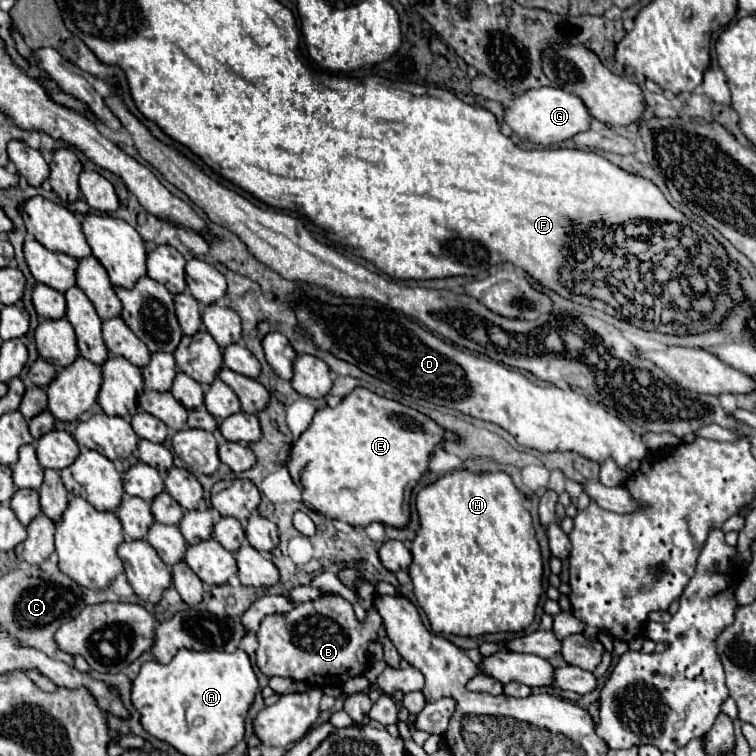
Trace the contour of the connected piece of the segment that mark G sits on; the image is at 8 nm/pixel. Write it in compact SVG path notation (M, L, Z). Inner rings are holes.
M554 87L528 89L526 93L512 99L508 107L504 107L504 121L512 127L514 135L522 141L538 143L538 145L554 145L568 137L574 137L580 131L590 129L590 113L584 107L582 99L574 93Z

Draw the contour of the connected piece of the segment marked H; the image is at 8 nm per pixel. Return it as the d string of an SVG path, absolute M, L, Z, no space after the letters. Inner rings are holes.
M466 469L454 471L444 475L442 479L438 479L436 483L424 487L418 497L416 497L416 507L418 507L418 515L420 515L420 523L422 529L418 531L416 539L412 541L412 565L408 569L412 583L414 583L414 595L418 599L418 605L424 609L430 627L434 633L452 633L452 635L460 635L460 637L482 637L488 633L520 633L524 631L536 615L536 605L540 601L540 593L542 593L542 553L540 553L540 543L536 539L536 531L532 525L532 517L530 511L526 509L526 499L524 495L520 495L520 491L514 487L512 479L506 473L470 473Z

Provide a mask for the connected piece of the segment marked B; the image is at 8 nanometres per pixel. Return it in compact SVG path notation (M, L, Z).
M336 593L320 595L318 601L306 601L292 607L292 611L282 615L268 615L260 629L258 629L258 651L256 651L256 665L268 677L290 677L296 681L304 681L312 687L328 687L338 685L342 687L350 677L362 675L368 663L368 643L378 641L378 631L382 625L382 617L374 607L366 611L366 619L358 621L354 615L354 607L350 601Z

